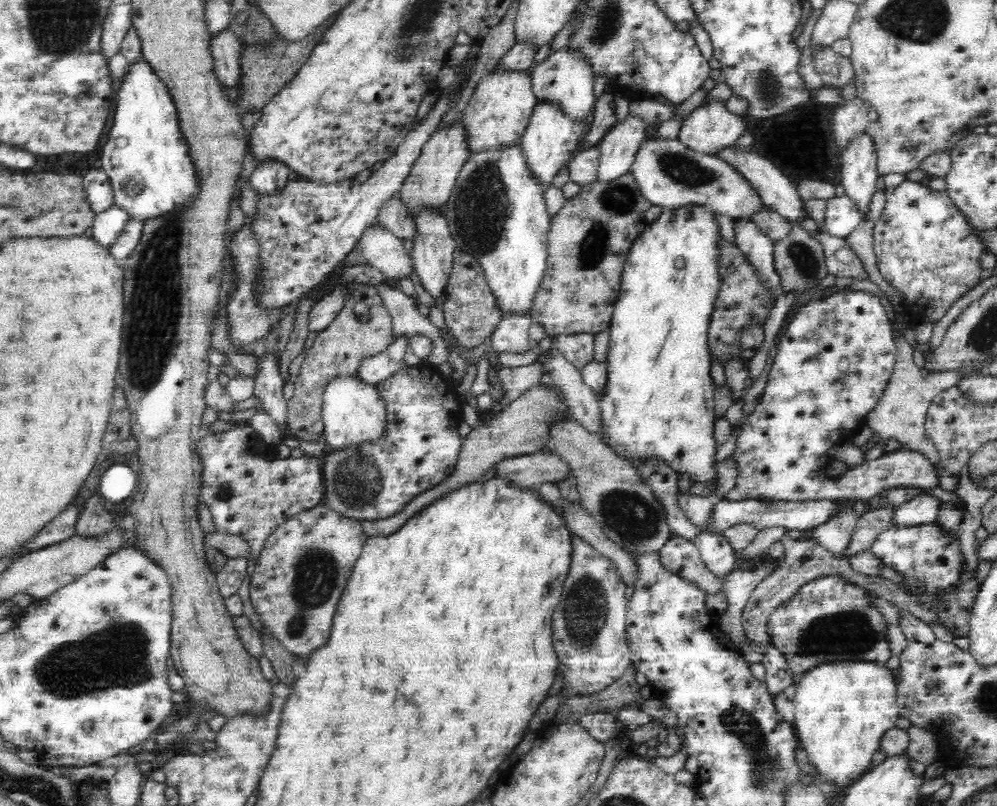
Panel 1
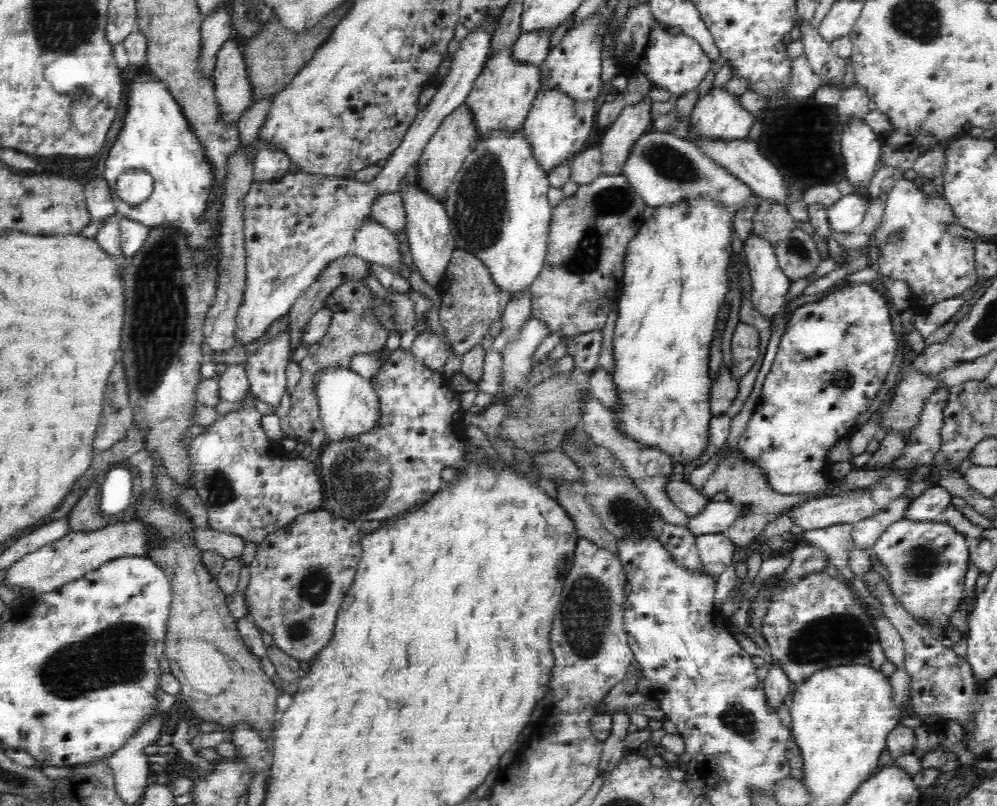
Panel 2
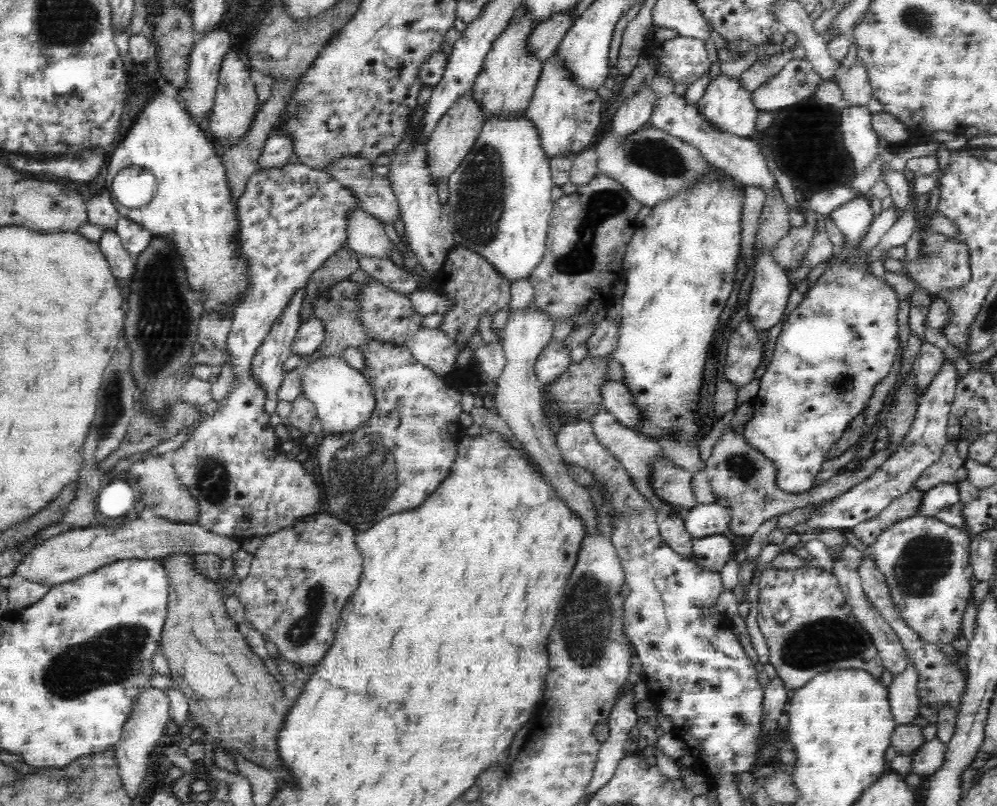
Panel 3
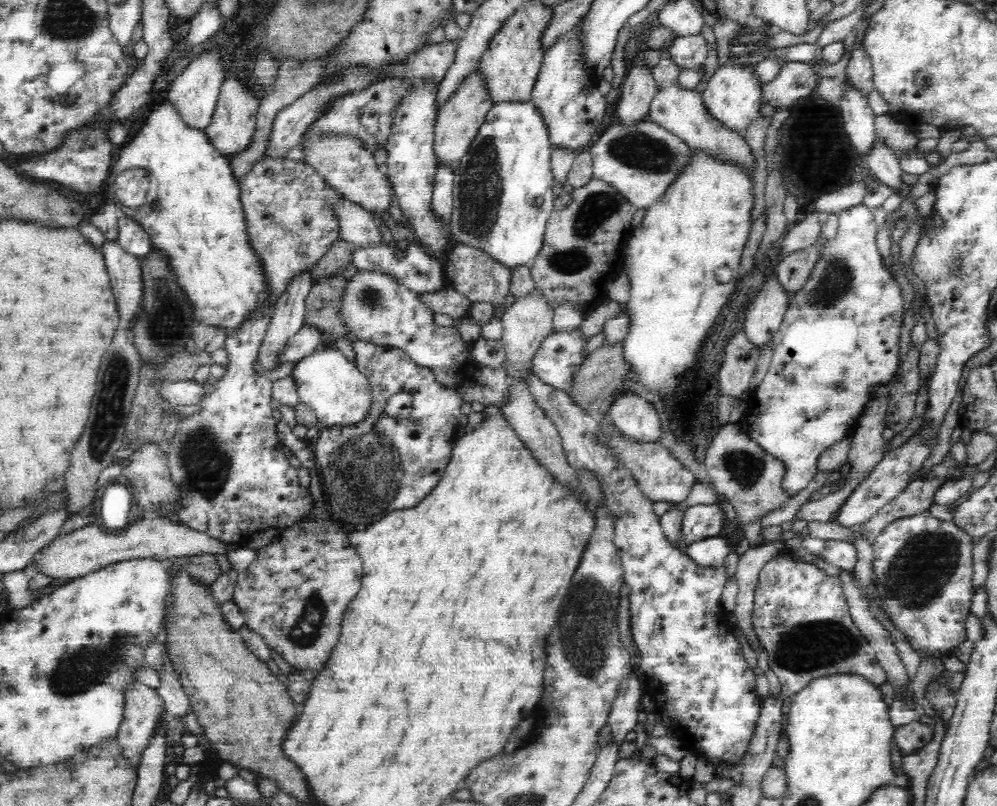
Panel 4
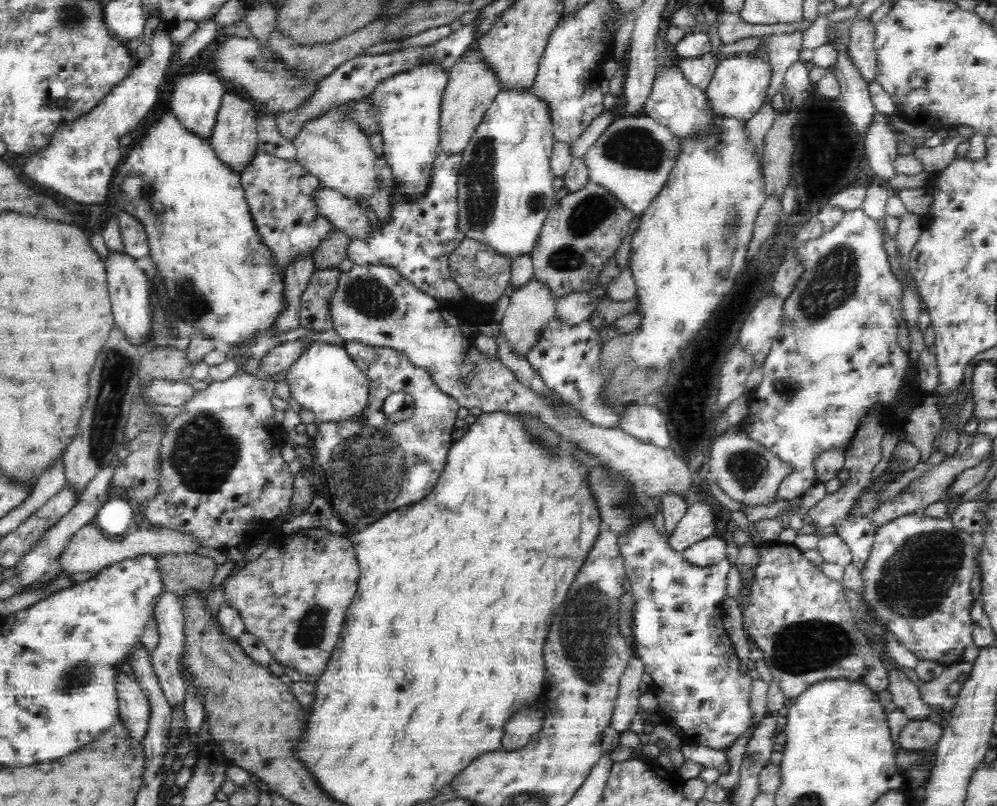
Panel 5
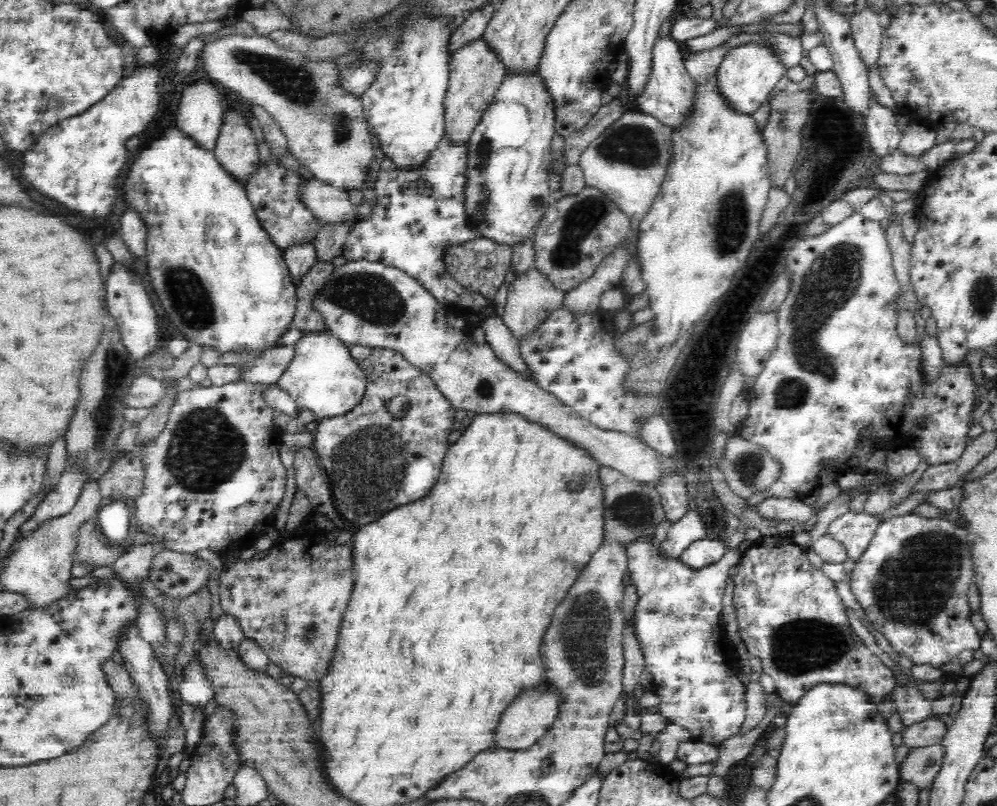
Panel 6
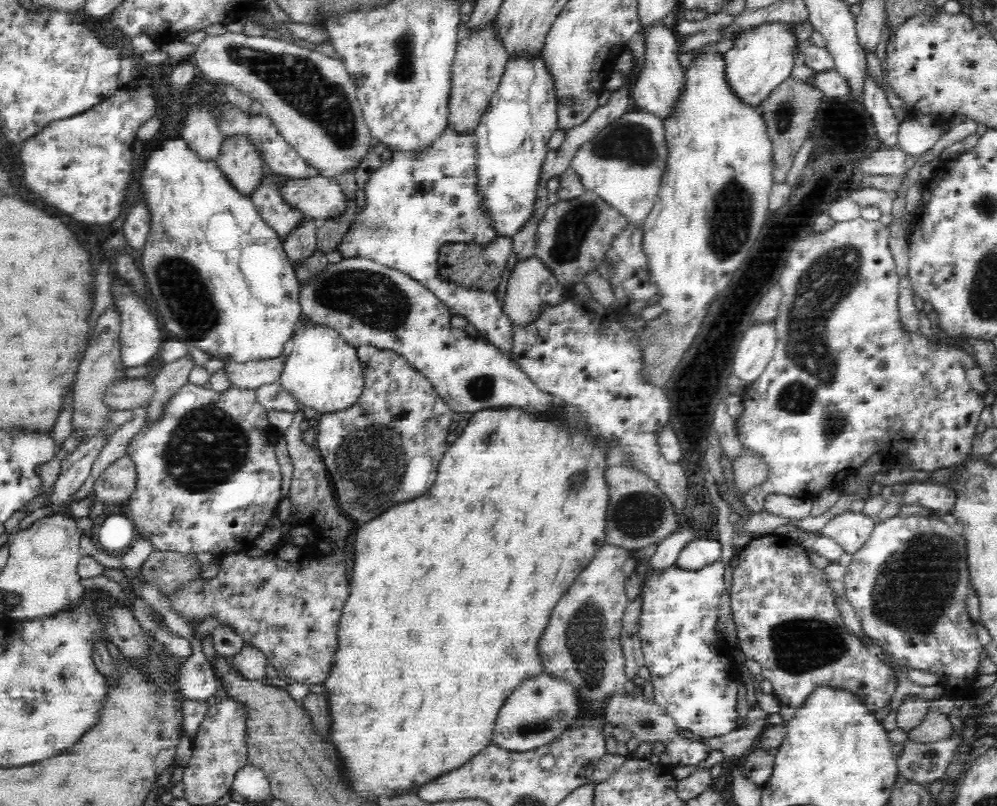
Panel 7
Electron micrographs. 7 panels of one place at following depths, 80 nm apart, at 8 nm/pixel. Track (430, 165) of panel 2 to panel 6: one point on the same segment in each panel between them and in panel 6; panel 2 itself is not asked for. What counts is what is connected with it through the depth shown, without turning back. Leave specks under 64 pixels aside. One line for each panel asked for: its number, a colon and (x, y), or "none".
3: (453, 137)
4: (458, 118)
5: (473, 83)
6: (476, 71)

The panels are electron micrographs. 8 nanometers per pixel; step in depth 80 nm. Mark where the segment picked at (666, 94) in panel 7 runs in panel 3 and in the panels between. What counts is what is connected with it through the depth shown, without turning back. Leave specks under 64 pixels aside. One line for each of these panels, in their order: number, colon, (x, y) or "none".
3: (741, 157)
4: (682, 111)
5: (682, 107)
6: (667, 92)

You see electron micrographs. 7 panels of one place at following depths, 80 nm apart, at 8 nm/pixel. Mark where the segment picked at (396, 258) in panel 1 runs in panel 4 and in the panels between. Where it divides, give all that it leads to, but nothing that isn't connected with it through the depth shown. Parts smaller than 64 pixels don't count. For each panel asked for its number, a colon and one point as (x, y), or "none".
2: (372, 241)
3: (365, 234)
4: (357, 226)

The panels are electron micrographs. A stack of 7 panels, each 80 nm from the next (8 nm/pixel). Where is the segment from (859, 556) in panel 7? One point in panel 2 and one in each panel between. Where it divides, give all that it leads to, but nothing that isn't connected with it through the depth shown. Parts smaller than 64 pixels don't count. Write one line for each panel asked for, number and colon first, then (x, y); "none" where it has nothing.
2: (926, 562)
3: (925, 562)
4: (922, 567)
5: (917, 578)
6: (912, 580)

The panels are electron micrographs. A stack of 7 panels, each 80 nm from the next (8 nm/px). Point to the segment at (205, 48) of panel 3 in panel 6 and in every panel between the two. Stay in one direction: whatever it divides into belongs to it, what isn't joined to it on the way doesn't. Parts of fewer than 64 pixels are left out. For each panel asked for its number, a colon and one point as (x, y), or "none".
4: (194, 94)
5: (197, 98)
6: (200, 114)

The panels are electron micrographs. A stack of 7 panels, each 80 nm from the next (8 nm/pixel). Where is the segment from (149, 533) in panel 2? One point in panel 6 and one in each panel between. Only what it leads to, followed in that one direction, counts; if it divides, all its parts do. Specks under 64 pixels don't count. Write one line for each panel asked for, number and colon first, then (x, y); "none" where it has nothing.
3: (76, 552)
4: (90, 548)
5: (90, 550)
6: (91, 550)

